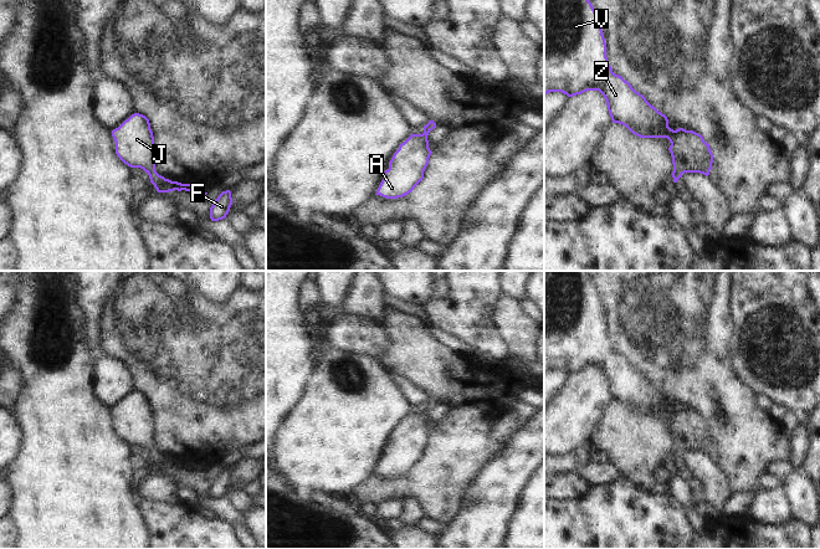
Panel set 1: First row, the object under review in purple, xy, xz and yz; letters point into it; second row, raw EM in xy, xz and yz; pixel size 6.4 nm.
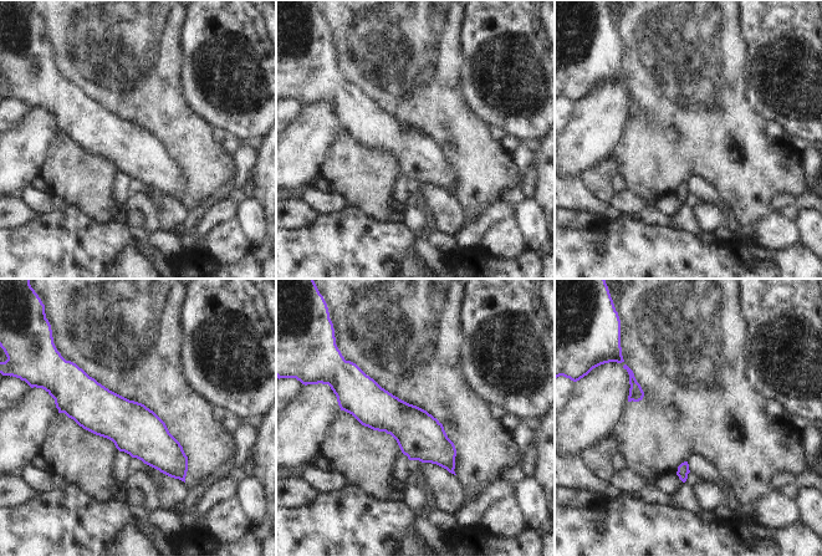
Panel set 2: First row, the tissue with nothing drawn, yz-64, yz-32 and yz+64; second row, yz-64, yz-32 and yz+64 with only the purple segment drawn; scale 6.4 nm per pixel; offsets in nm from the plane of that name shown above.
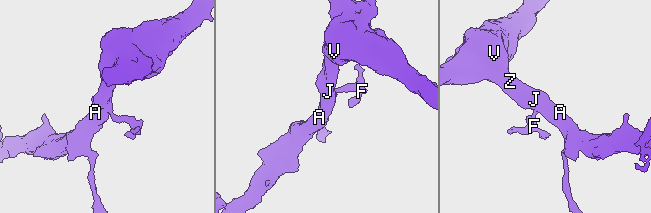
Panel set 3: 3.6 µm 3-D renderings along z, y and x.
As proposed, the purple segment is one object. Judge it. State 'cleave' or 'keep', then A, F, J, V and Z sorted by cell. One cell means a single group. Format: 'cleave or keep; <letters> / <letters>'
keep; A F J V Z

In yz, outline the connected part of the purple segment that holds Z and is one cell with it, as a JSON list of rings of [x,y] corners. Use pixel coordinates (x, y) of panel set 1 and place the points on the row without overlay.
[[[544,271],[544,373],[562,370],[573,375],[586,369],[599,369],[604,374],[613,401],[625,404],[640,416],[670,419],[673,461],[685,451],[709,453],[713,432],[703,415],[683,406],[671,407],[665,392],[651,384],[627,359],[613,350],[599,296],[585,271]]]

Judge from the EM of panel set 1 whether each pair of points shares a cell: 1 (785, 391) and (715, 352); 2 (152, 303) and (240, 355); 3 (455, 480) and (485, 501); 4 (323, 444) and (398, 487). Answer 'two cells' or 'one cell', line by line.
1: two cells
2: one cell
3: two cells
4: two cells

